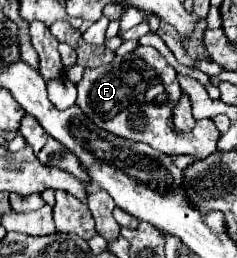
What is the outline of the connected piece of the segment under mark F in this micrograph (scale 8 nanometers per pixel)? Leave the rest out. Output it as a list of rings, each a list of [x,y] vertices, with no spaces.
[[[138,47],[124,57],[114,57],[112,63],[100,65],[100,67],[86,67],[84,75],[78,83],[78,99],[76,105],[92,119],[98,127],[104,127],[106,131],[114,131],[114,135],[126,137],[126,139],[136,139],[144,141],[150,147],[168,153],[168,155],[194,155],[198,159],[206,159],[214,149],[216,149],[216,125],[212,119],[200,119],[196,127],[188,135],[180,135],[172,127],[172,107],[180,99],[180,85],[176,71],[164,61],[164,57],[154,49],[154,47]]]

